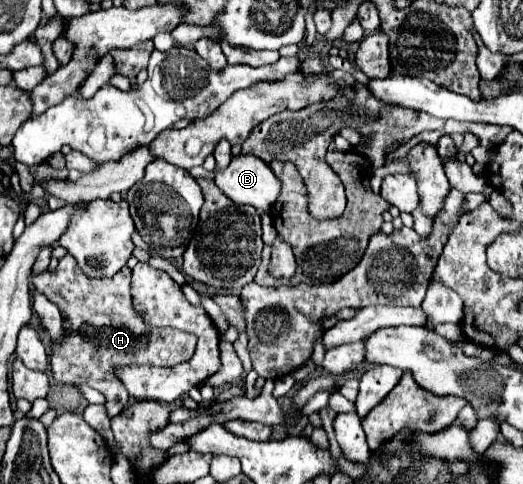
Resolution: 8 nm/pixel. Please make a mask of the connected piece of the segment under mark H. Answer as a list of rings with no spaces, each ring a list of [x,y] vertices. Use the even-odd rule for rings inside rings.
[[[66,254],[54,272],[44,270],[42,274],[34,274],[30,282],[36,290],[40,290],[46,298],[50,298],[58,308],[66,314],[72,332],[62,338],[60,344],[52,346],[52,376],[58,382],[68,384],[88,384],[106,396],[108,416],[114,418],[126,406],[128,394],[122,382],[114,378],[114,364],[138,362],[150,366],[176,366],[192,358],[196,348],[196,336],[162,328],[154,330],[146,326],[142,318],[138,318],[132,298],[130,298],[130,268],[124,266],[112,278],[88,278],[76,264],[76,260]]]

